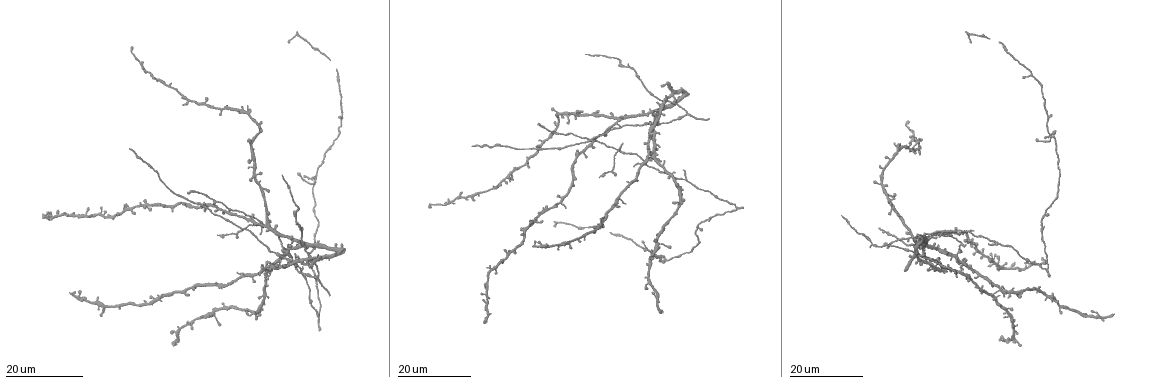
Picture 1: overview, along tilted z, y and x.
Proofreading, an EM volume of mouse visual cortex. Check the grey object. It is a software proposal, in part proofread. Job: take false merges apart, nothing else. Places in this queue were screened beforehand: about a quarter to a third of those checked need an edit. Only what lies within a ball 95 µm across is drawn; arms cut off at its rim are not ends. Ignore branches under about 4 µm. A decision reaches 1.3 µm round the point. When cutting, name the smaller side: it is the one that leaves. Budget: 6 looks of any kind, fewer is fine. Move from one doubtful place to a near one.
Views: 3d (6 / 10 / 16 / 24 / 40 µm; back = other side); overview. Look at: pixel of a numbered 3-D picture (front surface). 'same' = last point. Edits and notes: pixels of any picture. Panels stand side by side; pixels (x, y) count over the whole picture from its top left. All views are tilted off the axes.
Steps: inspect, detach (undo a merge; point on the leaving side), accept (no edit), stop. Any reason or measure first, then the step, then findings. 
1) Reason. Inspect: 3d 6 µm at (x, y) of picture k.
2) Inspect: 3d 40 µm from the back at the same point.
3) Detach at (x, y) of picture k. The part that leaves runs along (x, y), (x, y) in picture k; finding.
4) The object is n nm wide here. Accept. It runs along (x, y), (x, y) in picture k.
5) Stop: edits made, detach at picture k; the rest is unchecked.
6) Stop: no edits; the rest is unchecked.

Four or more arms meet. Inspect: 3d 24 µm at (315, 183) of picture 1.

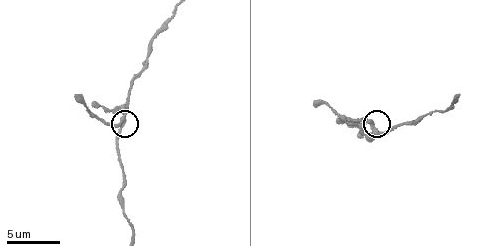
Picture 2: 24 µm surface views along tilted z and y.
Closer look. Inspect: 3d 10 µm at (121, 119) of picture 2.

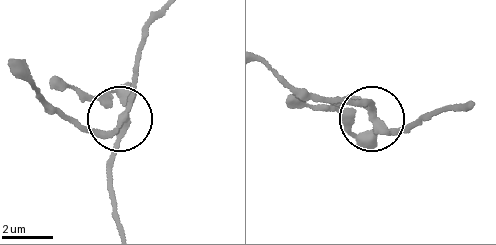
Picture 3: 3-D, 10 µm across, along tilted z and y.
Accept. All the same neuron.

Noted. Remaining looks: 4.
Thick turns thin. Inspect: 3d 16 µm at (233, 234) of picture 1.

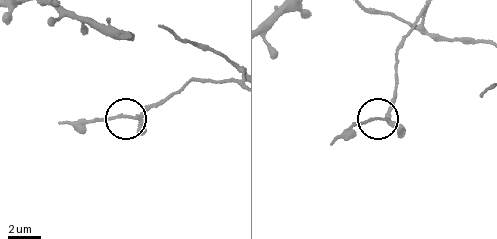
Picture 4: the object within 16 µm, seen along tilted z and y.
Inspect: 3d 10 µm at (132, 116) of picture 4.

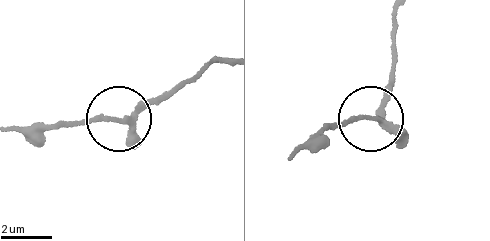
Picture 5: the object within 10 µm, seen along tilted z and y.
From behind. Inspect: 3d 10 µm from the back at (377, 118) of picture 5.

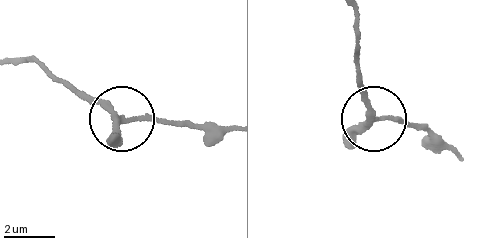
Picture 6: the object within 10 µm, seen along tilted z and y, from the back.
3 arms meet here. Accept. It runs along (17, 59), (33, 59), (125, 119), (191, 122) in picture 6; one neuron here.

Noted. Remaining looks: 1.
Stop: no edits; the rest is unchecked.

